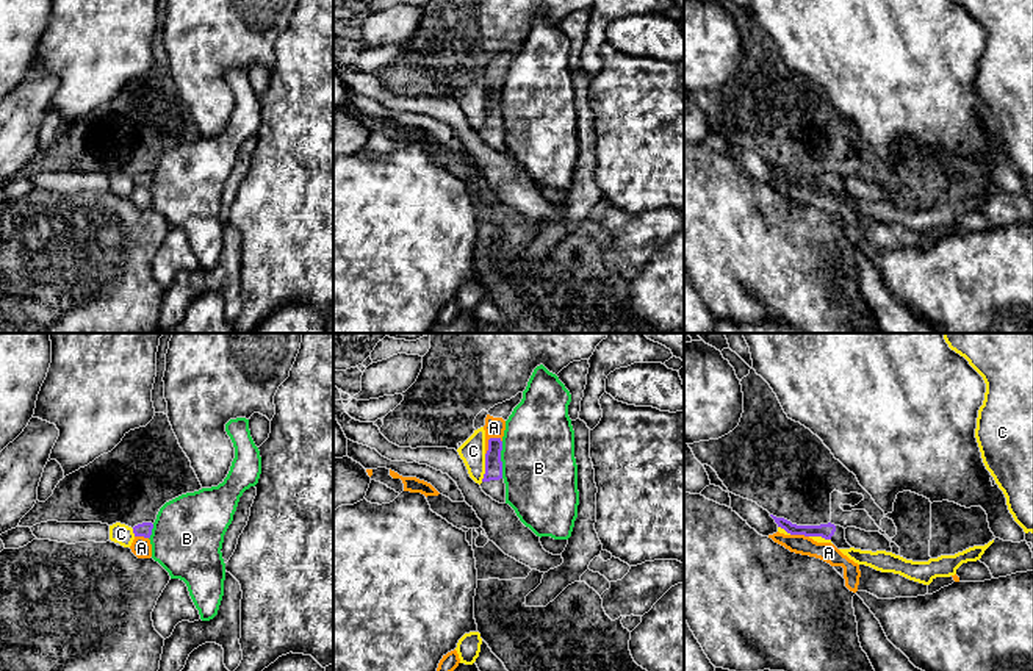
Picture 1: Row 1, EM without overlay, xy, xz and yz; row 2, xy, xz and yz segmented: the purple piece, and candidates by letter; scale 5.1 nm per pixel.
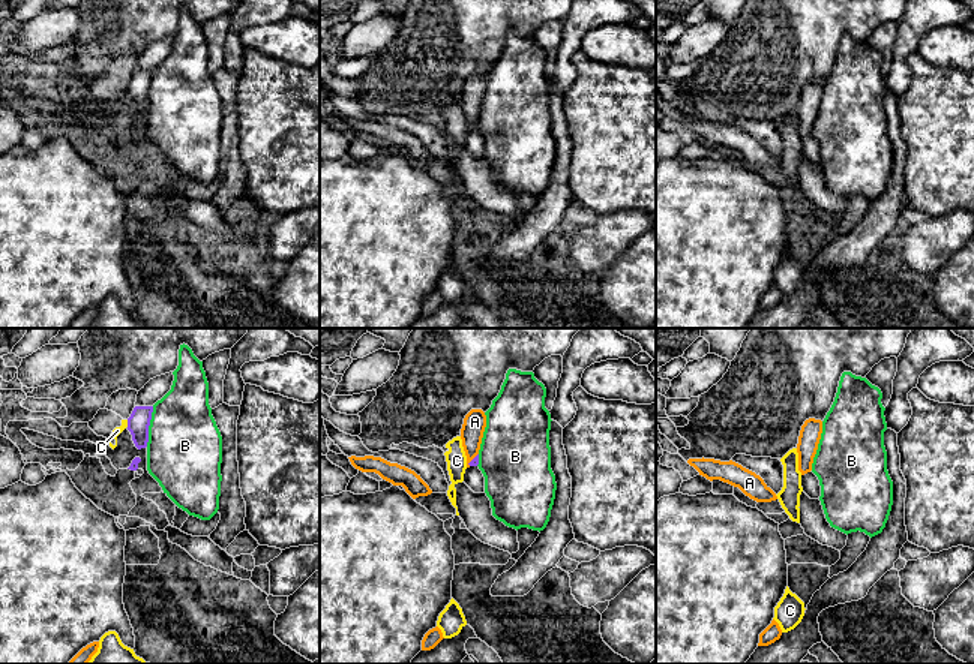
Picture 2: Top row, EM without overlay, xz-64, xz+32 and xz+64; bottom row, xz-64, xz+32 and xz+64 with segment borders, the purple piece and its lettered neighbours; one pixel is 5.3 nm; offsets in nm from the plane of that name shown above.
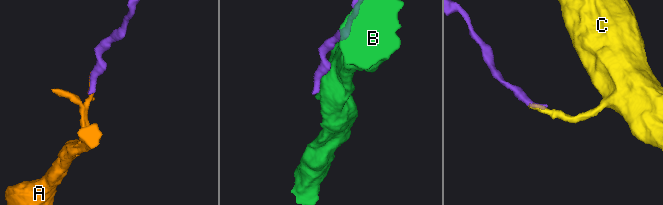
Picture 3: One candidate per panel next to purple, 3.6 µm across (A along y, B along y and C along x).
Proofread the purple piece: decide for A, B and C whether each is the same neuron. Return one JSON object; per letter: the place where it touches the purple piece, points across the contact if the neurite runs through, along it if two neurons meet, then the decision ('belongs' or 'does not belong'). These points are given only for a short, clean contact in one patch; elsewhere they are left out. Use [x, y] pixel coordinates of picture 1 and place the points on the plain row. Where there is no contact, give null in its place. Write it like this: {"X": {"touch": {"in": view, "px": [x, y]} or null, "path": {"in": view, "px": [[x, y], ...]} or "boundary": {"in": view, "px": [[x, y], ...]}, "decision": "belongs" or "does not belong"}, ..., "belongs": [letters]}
{"A": {"touch": {"in": "xz", "px": [489, 91]}, "boundary": {"in": "xz", "px": [[500, 86], [489, 89], [485, 104]]}, "decision": "does not belong"}, "B": {"touch": {"in": "xz", "px": [500, 110]}, "decision": "does not belong"}, "C": {"touch": {"in": "xz", "px": [485, 118]}, "boundary": {"in": "xz", "px": [[485, 104], [485, 122], [481, 130]]}, "decision": "does not belong"}, "belongs": []}

